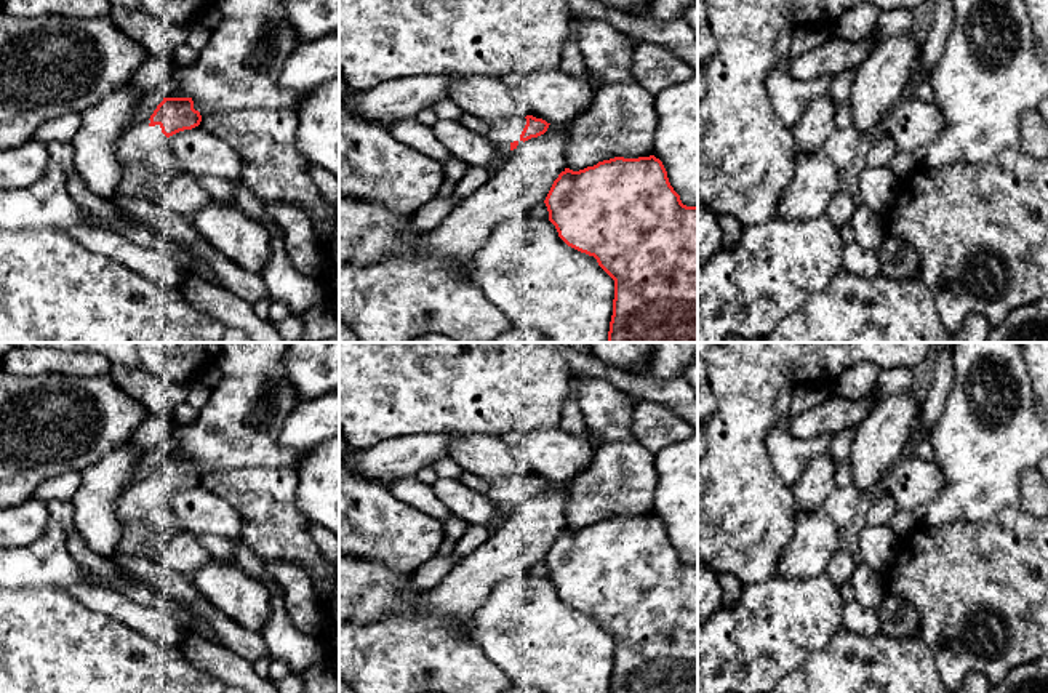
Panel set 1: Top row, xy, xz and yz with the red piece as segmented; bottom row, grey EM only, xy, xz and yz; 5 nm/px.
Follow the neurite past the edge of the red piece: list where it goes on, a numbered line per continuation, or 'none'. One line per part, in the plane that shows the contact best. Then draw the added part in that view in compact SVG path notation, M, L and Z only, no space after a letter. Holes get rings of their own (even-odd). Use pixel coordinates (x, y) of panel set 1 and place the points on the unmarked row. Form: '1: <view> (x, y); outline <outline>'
1: xz (503, 490); outline M514 474L509 477L499 477L499 479L488 479L490 480L490 488L483 493L490 501L496 504L502 504L510 507L510 503L514 499L518 501L517 506L523 503L520 498L520 493L526 483L526 477L522 474Z

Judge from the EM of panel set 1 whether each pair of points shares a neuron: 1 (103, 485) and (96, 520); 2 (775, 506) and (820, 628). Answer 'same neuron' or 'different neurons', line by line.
1: same neuron
2: different neurons

